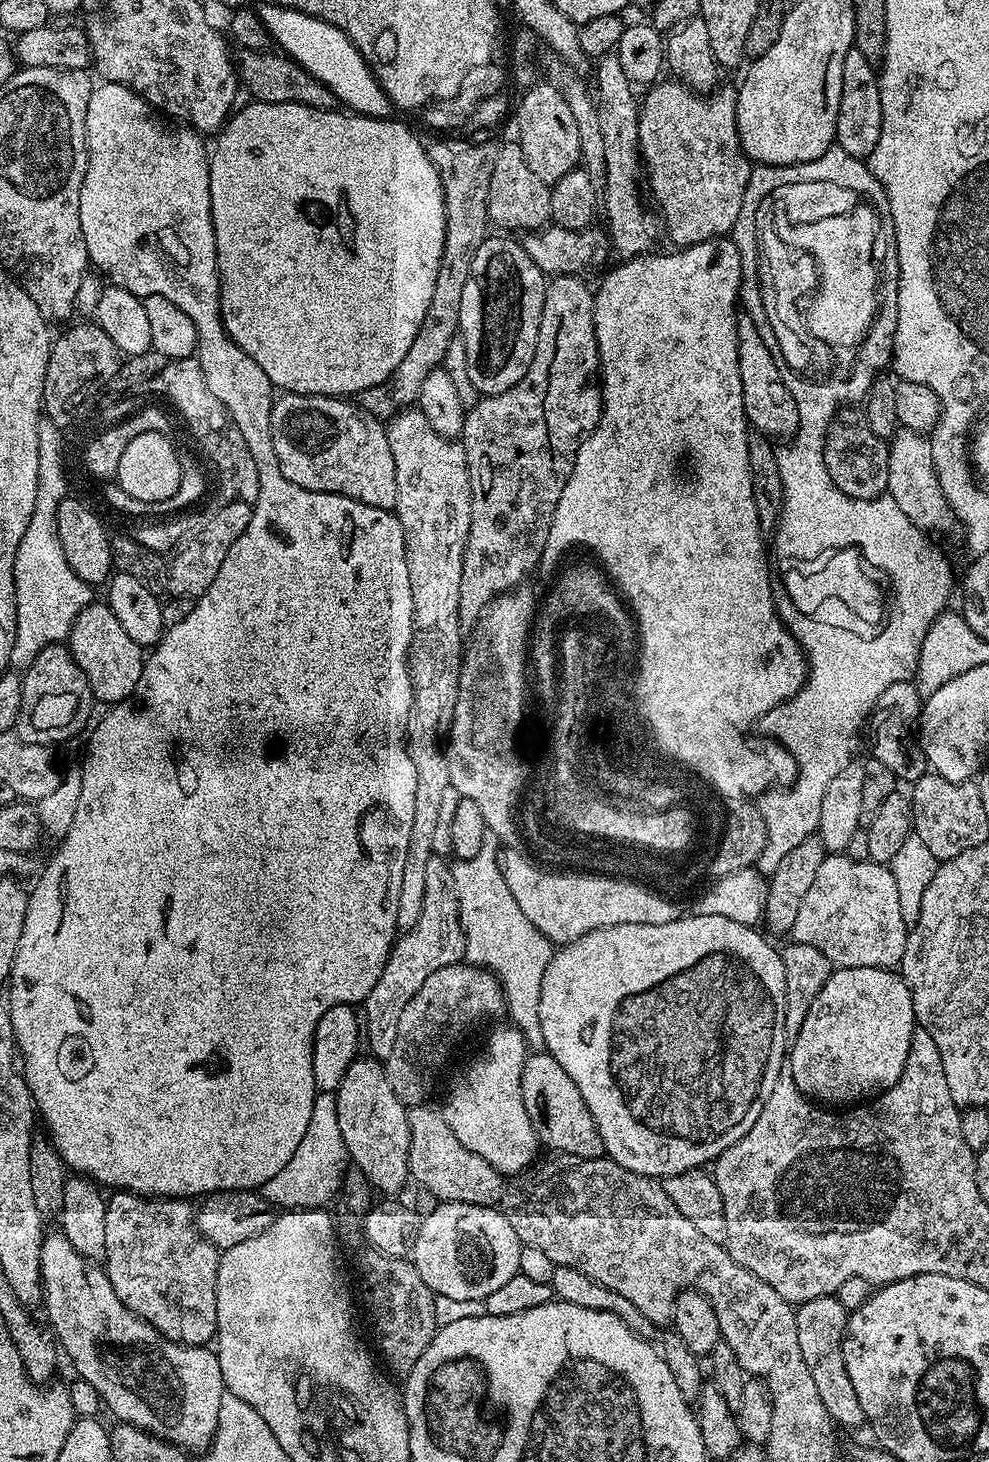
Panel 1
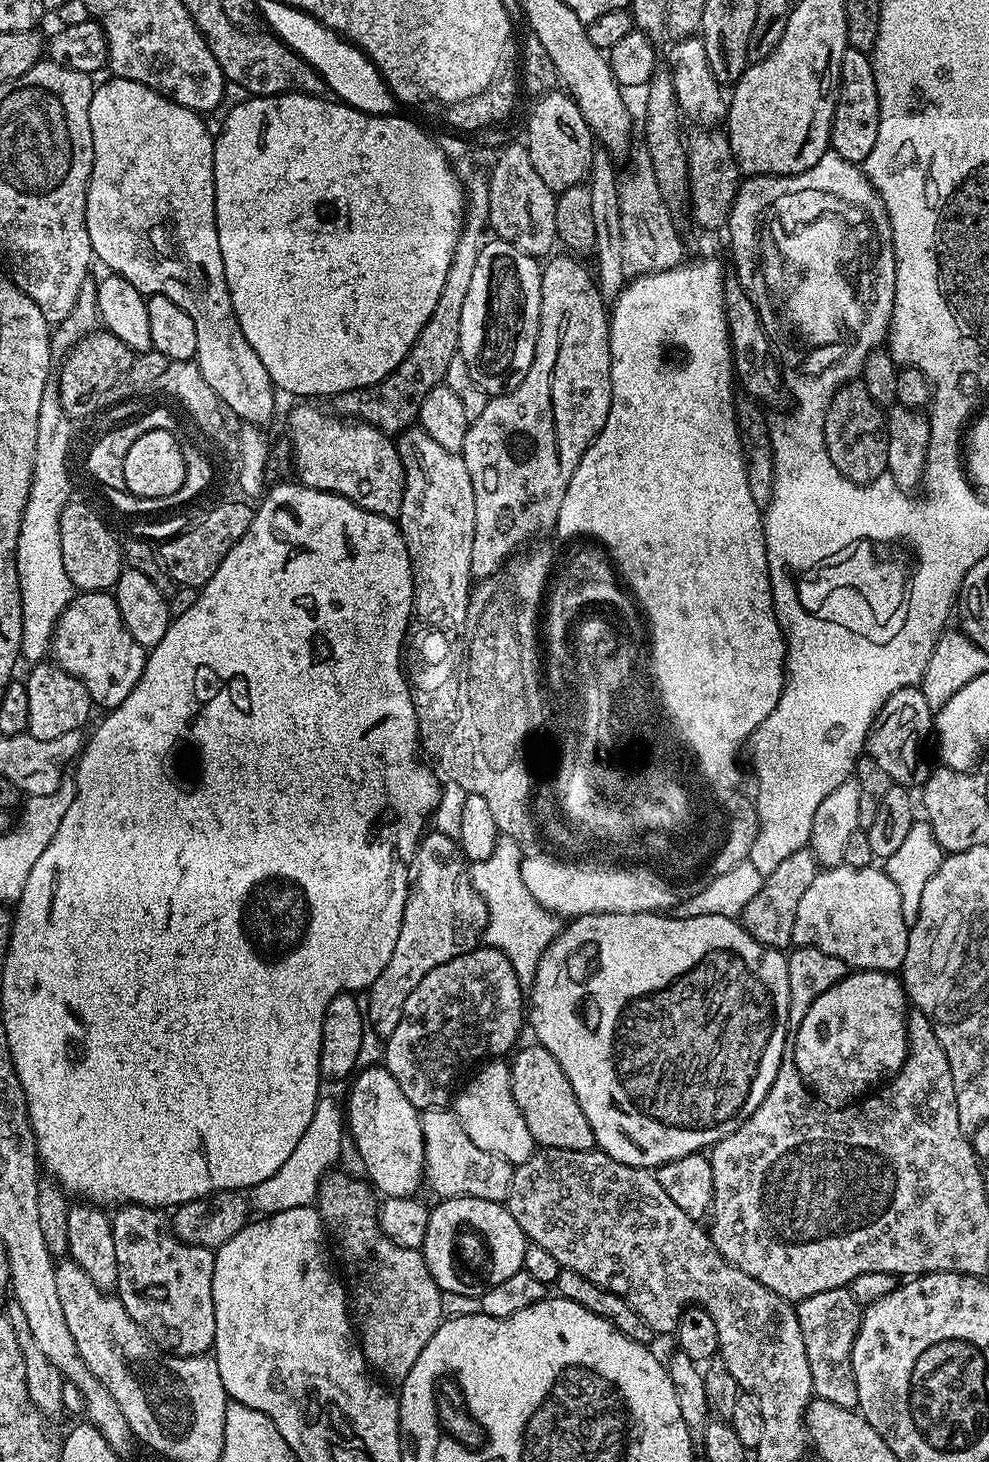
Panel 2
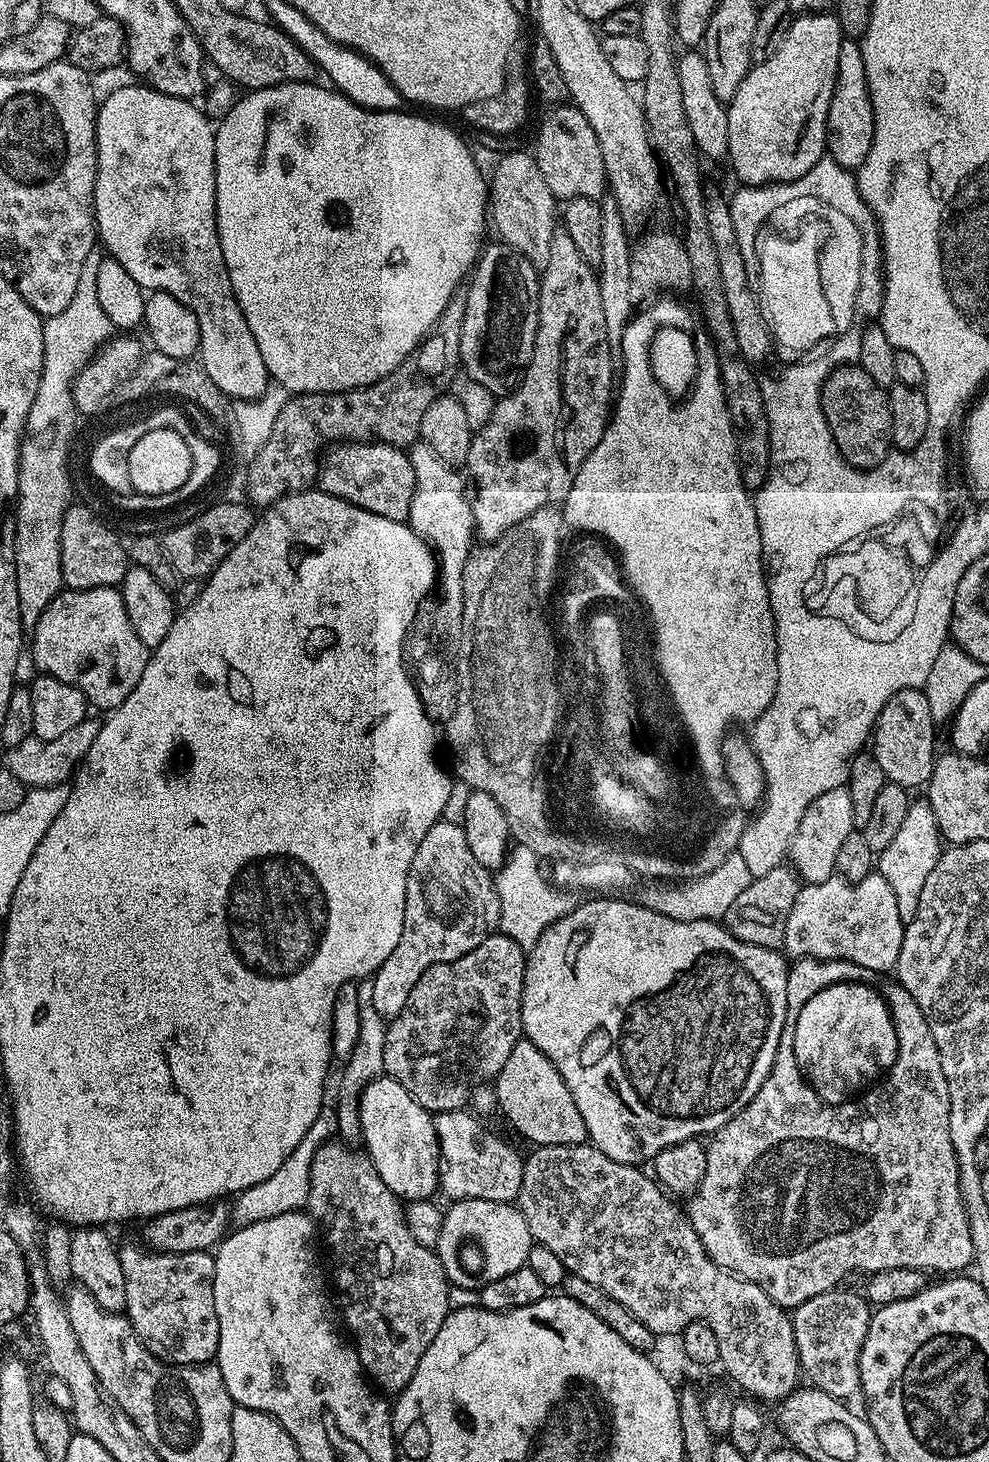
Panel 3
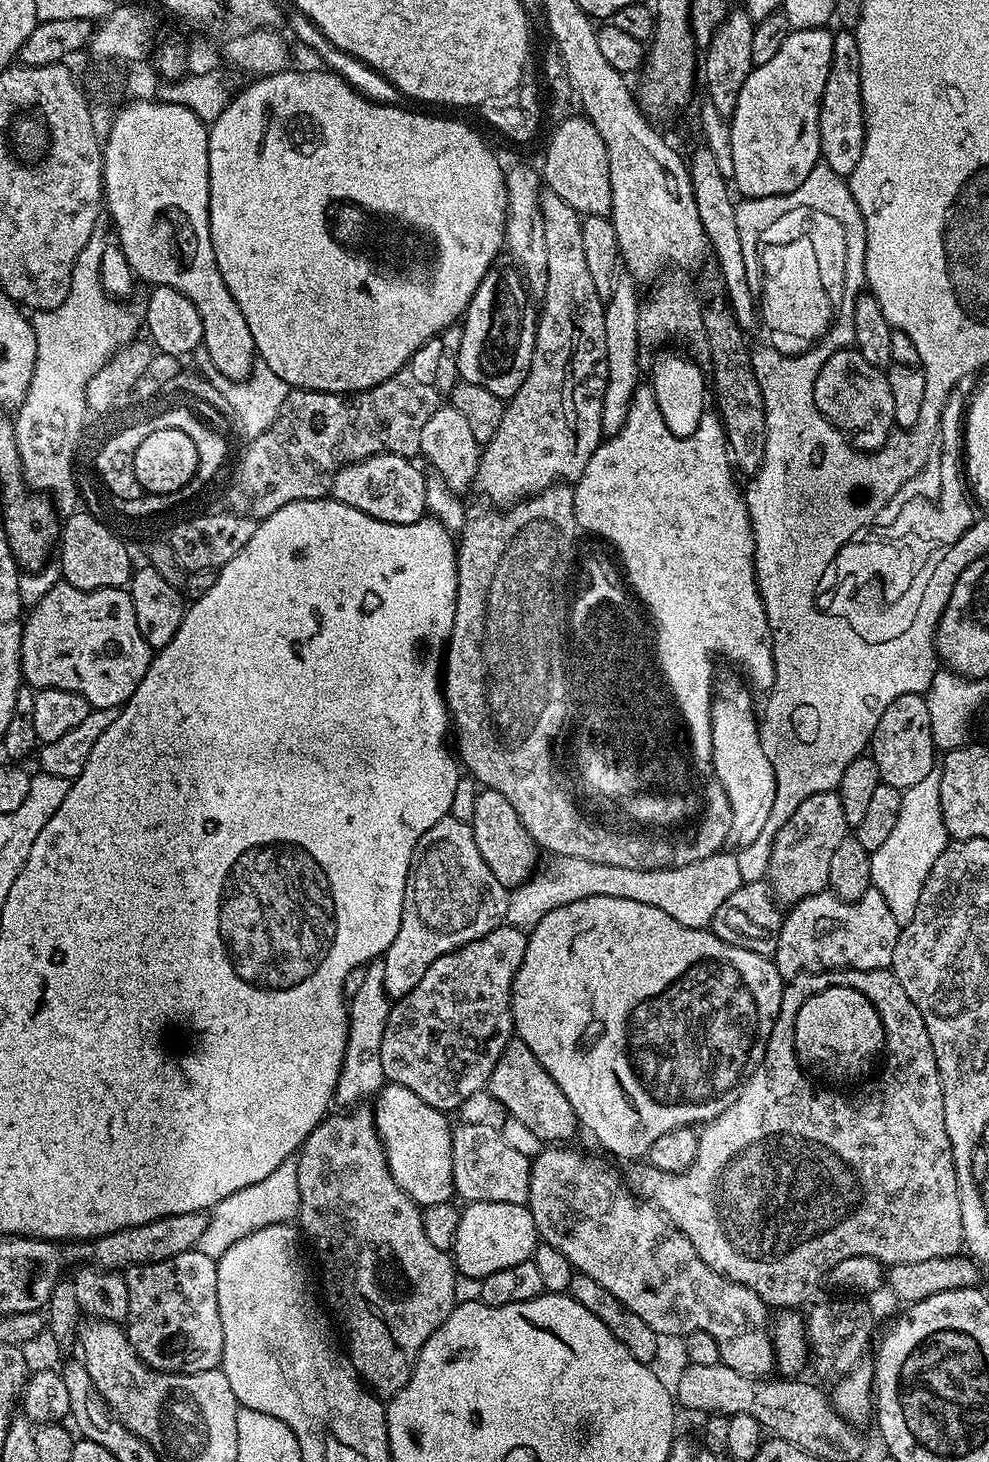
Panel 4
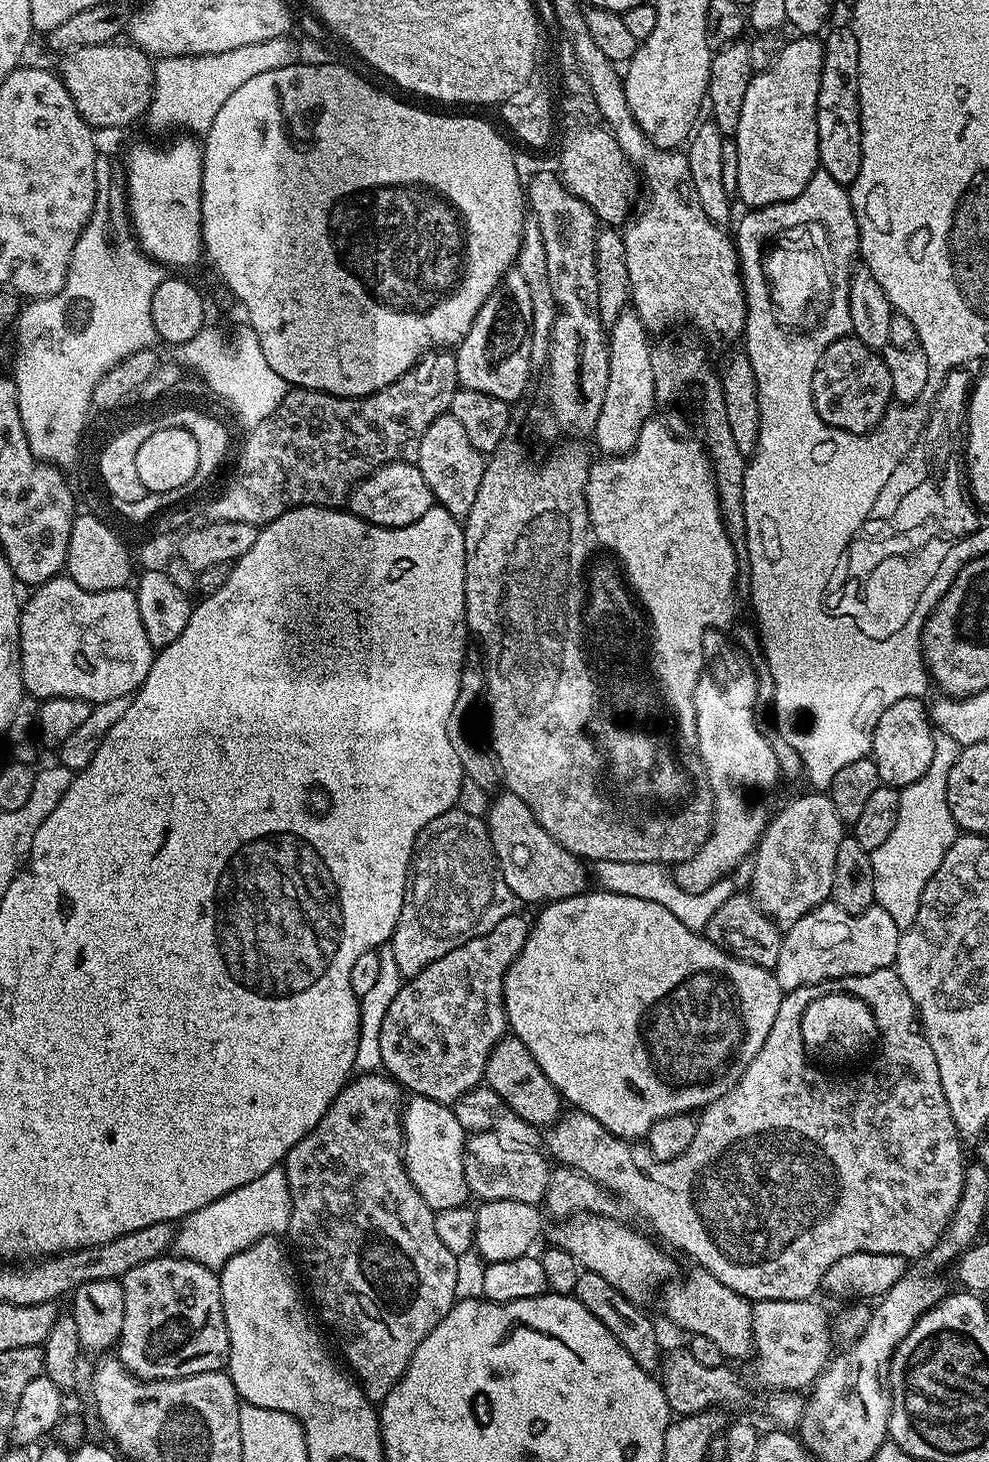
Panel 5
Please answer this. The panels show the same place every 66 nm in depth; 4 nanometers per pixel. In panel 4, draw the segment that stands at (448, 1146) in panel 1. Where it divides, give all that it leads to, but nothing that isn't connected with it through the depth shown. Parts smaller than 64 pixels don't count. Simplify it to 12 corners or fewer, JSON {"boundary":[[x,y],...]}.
{"boundary":[[488,1124],[452,1130],[462,1201],[527,1205],[532,1160]]}

